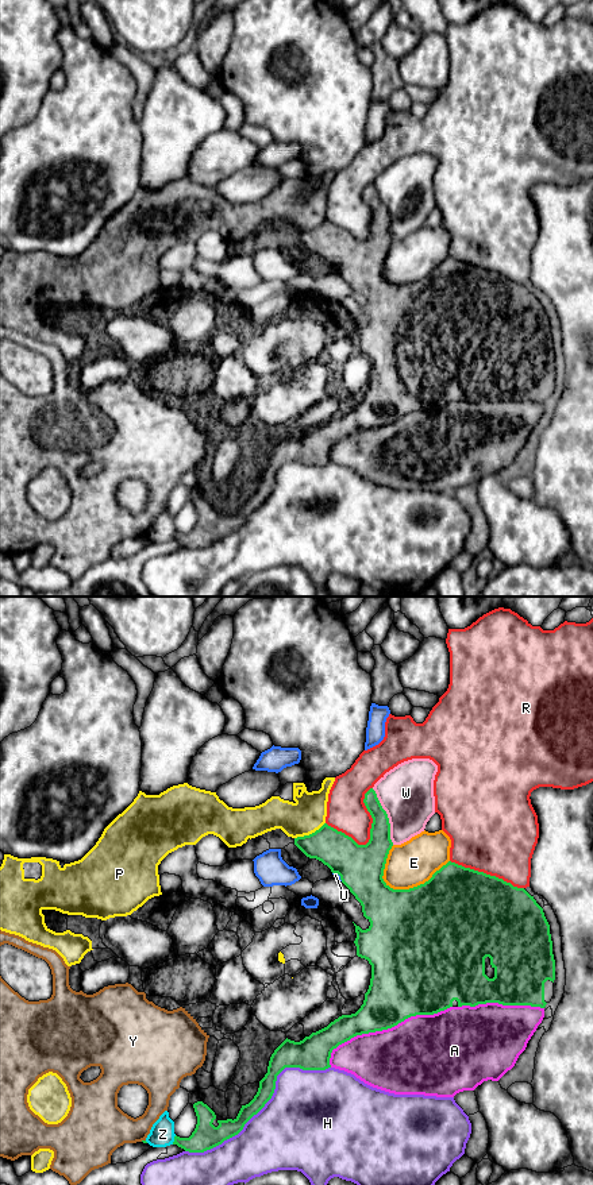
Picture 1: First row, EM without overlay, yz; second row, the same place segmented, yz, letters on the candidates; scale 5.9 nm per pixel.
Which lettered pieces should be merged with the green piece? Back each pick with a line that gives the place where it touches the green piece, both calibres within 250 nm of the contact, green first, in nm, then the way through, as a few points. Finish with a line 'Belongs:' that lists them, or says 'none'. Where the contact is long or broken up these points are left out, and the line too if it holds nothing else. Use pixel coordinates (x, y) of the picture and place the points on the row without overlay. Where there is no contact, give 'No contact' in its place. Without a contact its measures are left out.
P: Touches green at yz (310, 230). Thickness 220 nm (green) against 220 nm. Path across: yz (341, 249), (310, 230), (308, 209)
Belongs: P

